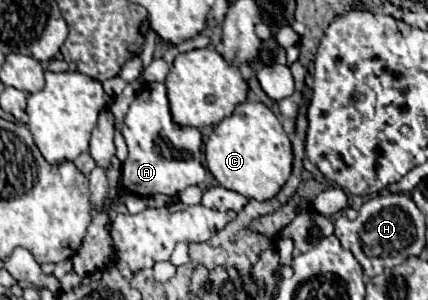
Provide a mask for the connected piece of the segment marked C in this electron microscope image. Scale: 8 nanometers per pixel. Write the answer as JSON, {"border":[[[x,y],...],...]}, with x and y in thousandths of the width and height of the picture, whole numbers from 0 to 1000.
{"border":[[[558,343],[544,383],[502,417],[479,477],[479,537],[493,583],[526,630],[554,637],[582,663],[624,670],[652,643],[680,583],[680,470],[652,397],[614,343]]]}

